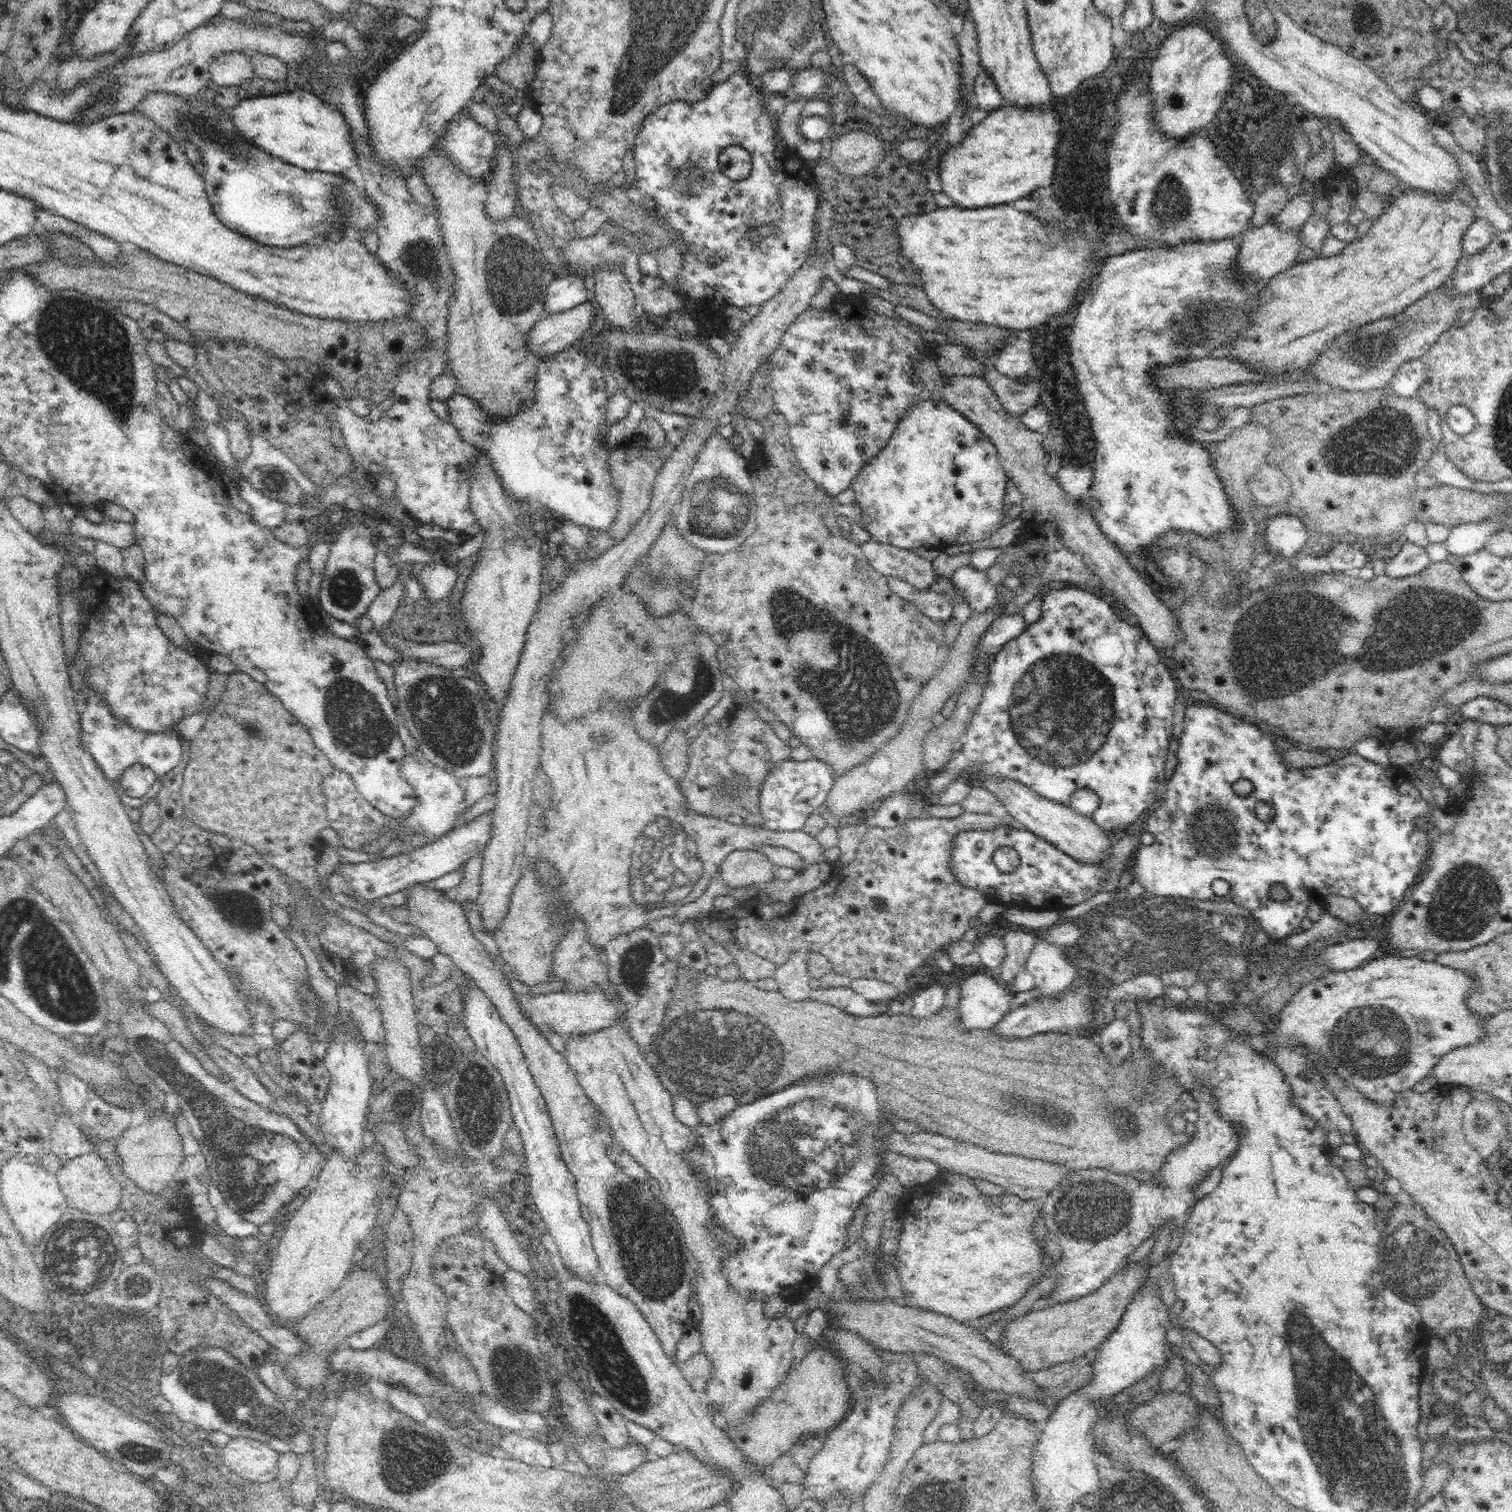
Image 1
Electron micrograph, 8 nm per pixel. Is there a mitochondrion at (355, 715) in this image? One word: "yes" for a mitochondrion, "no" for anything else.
yes

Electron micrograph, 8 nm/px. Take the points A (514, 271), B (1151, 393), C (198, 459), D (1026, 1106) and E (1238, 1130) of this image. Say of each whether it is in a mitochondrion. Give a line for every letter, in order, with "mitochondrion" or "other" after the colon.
A: mitochondrion
B: other
C: other
D: mitochondrion
E: other

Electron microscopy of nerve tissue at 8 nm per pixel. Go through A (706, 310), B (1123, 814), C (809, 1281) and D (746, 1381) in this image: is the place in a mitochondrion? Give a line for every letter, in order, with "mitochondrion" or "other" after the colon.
A: other
B: other
C: other
D: other

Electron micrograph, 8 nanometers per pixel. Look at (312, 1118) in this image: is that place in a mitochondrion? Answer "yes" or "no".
no

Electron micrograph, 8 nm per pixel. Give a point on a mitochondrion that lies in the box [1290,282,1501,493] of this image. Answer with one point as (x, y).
(1383, 444)

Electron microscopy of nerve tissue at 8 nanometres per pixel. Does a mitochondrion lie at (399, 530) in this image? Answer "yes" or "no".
no

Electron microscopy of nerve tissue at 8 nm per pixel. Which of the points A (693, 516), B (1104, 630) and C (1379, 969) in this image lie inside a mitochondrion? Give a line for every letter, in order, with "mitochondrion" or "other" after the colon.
A: mitochondrion
B: other
C: other

